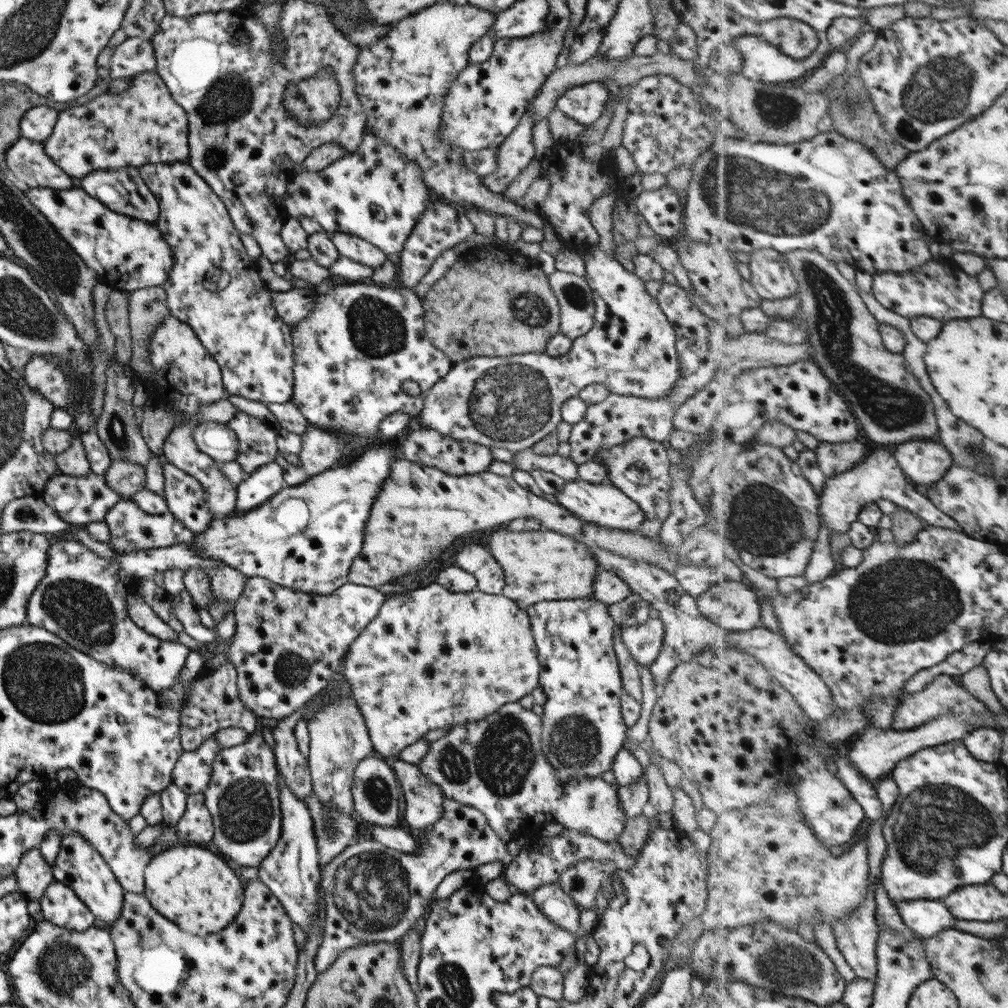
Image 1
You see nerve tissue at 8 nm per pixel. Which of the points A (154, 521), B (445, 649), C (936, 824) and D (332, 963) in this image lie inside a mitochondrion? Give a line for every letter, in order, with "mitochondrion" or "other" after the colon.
A: other
B: other
C: mitochondrion
D: other

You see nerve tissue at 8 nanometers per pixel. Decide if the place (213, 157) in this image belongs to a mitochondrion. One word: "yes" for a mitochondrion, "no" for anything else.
yes

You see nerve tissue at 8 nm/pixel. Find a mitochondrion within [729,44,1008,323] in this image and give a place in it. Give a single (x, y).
(941, 89)

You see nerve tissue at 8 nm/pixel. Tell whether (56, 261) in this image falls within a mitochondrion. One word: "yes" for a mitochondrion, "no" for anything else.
yes

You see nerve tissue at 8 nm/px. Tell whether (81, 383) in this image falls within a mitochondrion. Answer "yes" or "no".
no

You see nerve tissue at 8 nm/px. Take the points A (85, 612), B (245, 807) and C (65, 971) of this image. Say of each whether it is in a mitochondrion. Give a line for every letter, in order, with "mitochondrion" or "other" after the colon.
A: mitochondrion
B: mitochondrion
C: mitochondrion

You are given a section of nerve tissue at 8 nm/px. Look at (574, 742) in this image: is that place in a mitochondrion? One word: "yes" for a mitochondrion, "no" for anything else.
yes

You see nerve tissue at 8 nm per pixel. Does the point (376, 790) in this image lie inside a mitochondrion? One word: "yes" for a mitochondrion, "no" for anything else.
yes

